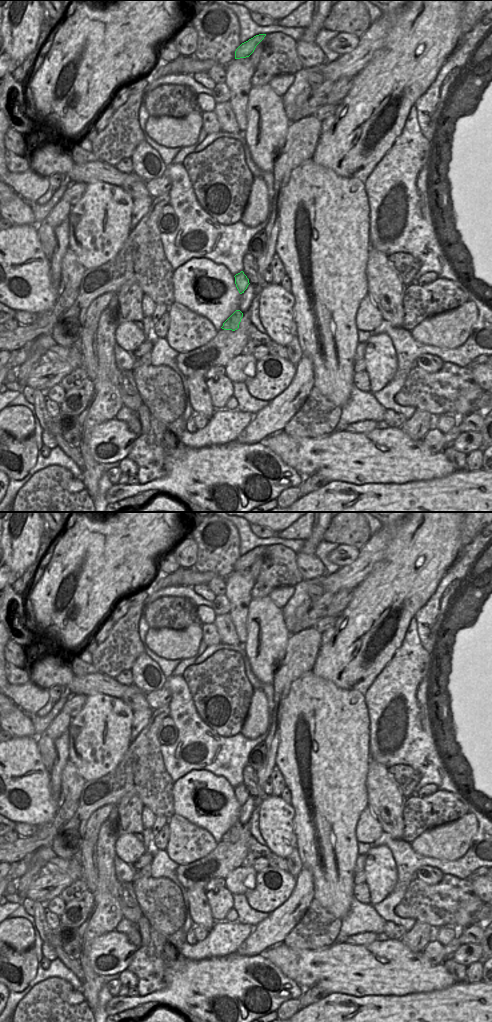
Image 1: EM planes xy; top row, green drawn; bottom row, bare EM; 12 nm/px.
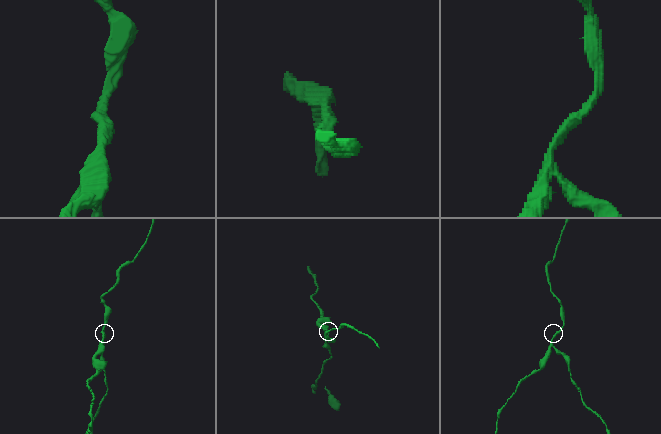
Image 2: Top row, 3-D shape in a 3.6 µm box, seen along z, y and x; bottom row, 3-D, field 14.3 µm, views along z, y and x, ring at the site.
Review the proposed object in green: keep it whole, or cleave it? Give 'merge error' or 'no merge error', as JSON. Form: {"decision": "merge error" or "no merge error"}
{"decision": "merge error"}

